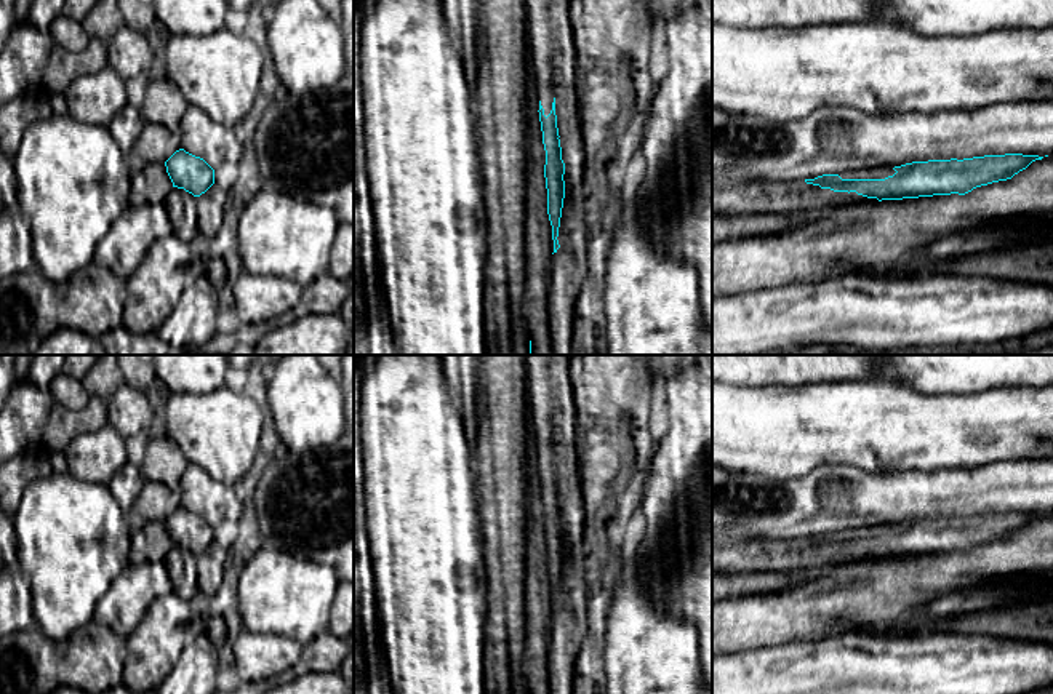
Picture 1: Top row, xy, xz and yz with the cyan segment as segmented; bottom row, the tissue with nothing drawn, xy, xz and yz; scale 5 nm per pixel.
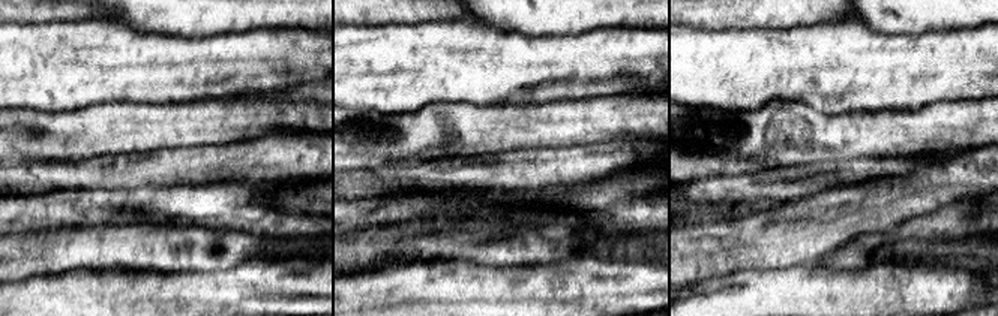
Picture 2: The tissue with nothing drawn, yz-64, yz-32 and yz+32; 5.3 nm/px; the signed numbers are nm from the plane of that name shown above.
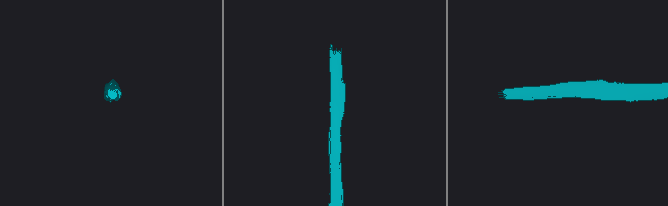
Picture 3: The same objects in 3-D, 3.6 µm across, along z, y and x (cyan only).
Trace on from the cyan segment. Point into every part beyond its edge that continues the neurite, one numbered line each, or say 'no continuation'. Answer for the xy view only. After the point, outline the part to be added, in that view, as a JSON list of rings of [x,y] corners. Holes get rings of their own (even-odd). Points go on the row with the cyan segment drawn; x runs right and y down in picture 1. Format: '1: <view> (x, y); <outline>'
no continuation

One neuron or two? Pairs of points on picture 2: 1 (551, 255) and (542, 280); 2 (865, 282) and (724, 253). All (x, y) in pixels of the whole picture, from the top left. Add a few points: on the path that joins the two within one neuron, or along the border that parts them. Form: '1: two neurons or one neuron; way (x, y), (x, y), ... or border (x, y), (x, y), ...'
1: two neurons; border (575, 258), (566, 262), (512, 265)
2: two neurons; border (808, 265), (752, 267)

